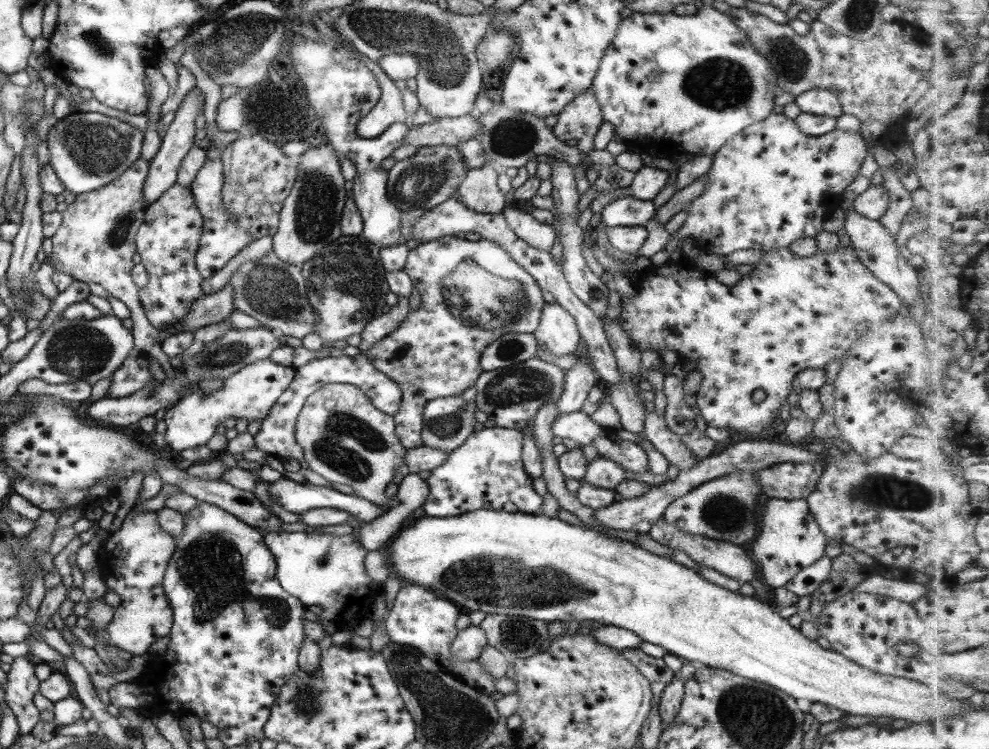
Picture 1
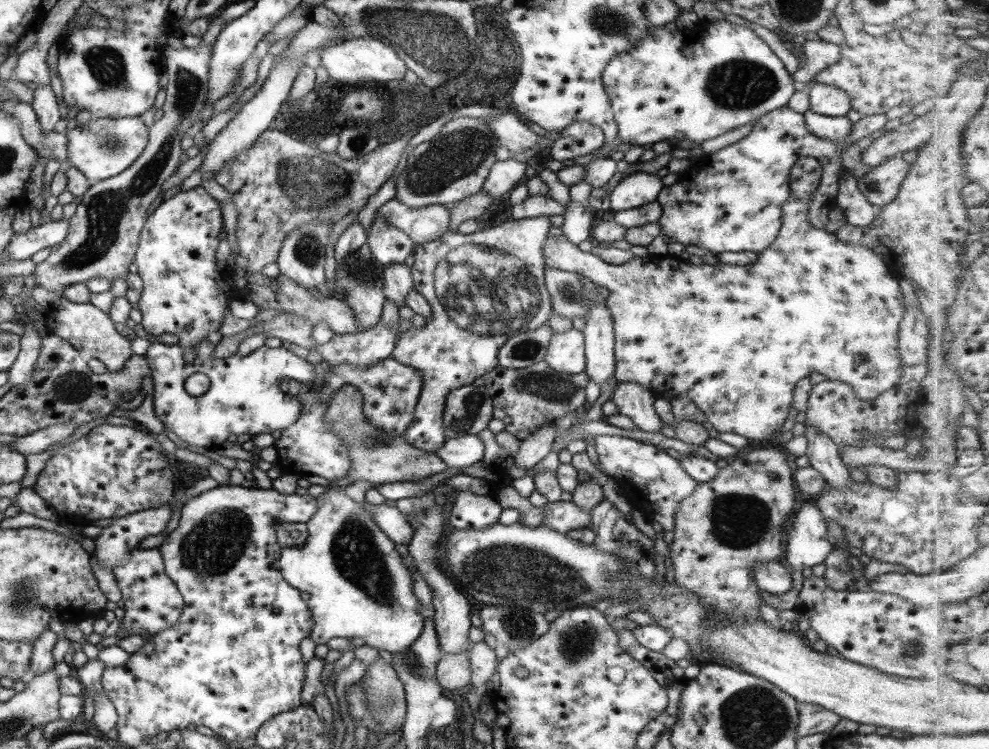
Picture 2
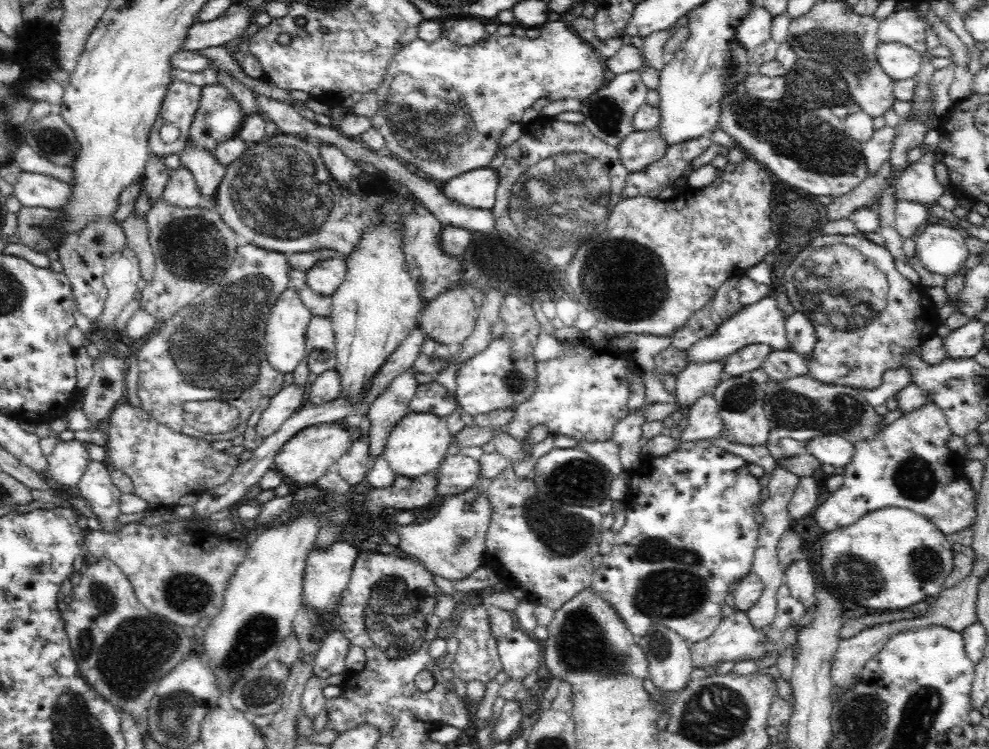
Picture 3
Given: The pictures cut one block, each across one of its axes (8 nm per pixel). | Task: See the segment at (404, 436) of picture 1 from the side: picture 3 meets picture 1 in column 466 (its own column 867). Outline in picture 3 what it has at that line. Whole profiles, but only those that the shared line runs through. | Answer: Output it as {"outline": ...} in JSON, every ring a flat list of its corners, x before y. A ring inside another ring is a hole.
{"outline":[[820,234,786,269,778,283,785,289,795,311,812,320,816,343,810,354,809,375,824,384,853,388,878,388,883,374,890,368,900,368,909,351,935,336,943,324,937,318,924,286,909,282,895,268,890,251,881,245,853,234]]}

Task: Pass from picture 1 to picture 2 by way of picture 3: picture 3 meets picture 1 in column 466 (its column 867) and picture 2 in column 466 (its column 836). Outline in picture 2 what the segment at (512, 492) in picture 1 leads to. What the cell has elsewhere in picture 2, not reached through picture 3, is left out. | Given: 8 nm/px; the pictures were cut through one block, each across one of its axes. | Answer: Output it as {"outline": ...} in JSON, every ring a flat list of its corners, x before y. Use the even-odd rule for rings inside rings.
{"outline":[[458,490,447,522,455,529,480,529,497,521,501,511,495,496]]}

